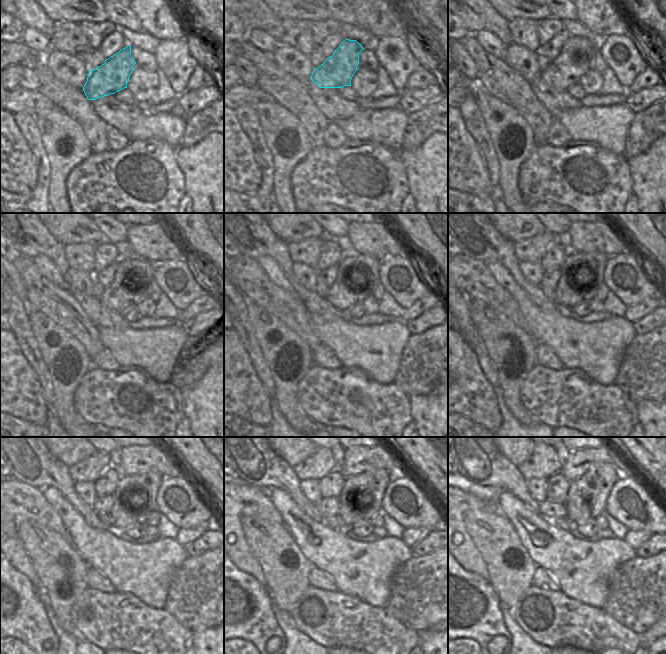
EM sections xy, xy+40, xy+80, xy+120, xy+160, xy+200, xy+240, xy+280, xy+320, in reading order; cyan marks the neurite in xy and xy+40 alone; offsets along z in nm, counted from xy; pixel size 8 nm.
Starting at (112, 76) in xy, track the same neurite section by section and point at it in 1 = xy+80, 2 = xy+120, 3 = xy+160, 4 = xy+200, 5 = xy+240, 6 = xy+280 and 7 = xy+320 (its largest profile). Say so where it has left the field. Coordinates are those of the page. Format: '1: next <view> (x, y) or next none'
1: next xy+80 (565, 70)
2: next xy+120 (117, 296)
3: next xy+160 (343, 293)
4: next xy+200 (570, 290)
5: next xy+240 (123, 512)
6: next xy+280 (374, 482)
7: next xy+320 (587, 496)

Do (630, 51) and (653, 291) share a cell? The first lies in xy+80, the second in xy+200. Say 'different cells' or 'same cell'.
same cell

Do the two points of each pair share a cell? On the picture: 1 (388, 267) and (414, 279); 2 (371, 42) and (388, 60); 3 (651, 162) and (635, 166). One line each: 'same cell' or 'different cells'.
1: same cell
2: different cells
3: same cell

